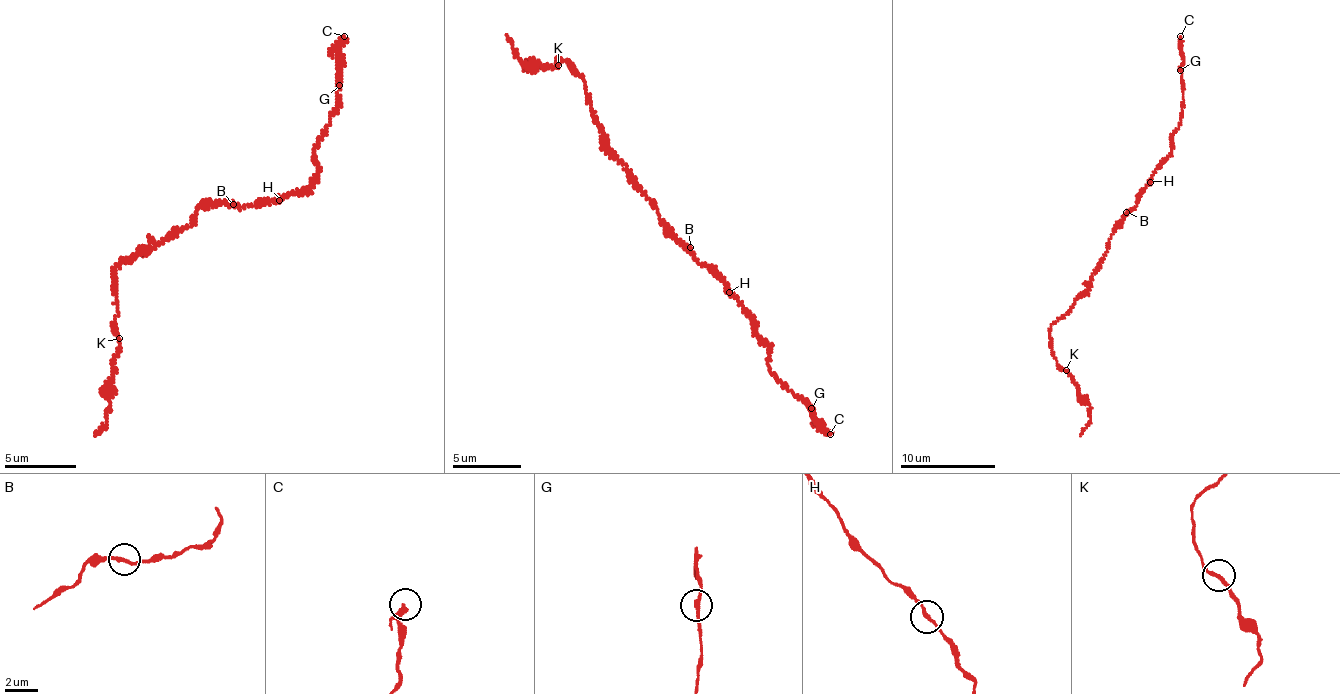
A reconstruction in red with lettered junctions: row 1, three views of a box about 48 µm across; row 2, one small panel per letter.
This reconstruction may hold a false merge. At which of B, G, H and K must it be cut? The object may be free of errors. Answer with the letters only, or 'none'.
G

